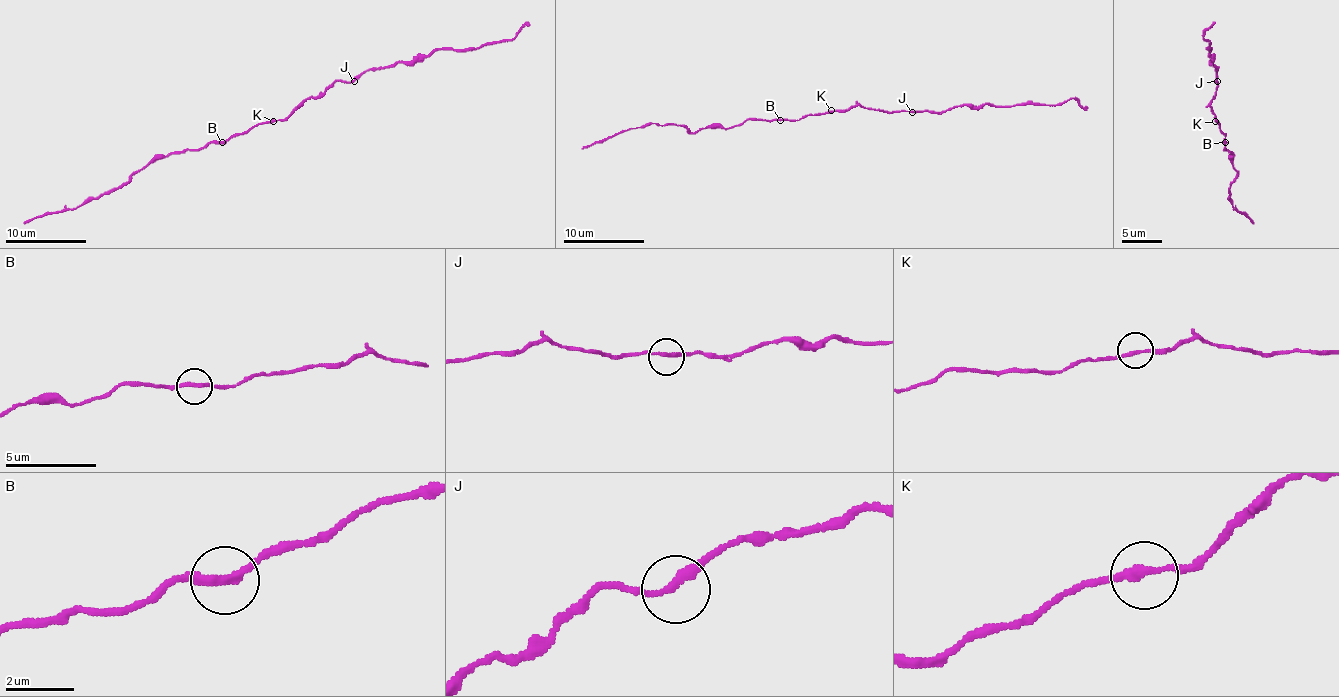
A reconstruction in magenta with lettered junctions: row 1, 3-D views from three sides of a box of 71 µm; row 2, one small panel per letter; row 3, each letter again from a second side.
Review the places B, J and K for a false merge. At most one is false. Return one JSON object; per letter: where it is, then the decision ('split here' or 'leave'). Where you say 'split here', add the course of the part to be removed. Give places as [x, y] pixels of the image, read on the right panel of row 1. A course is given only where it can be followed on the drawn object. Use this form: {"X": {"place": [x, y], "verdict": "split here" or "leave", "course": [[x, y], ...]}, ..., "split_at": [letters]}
{"B": {"place": [1225, 142], "verdict": "leave"}, "J": {"place": [1217, 81], "verdict": "leave"}, "K": {"place": [1215, 121], "verdict": "leave"}, "split_at": []}

